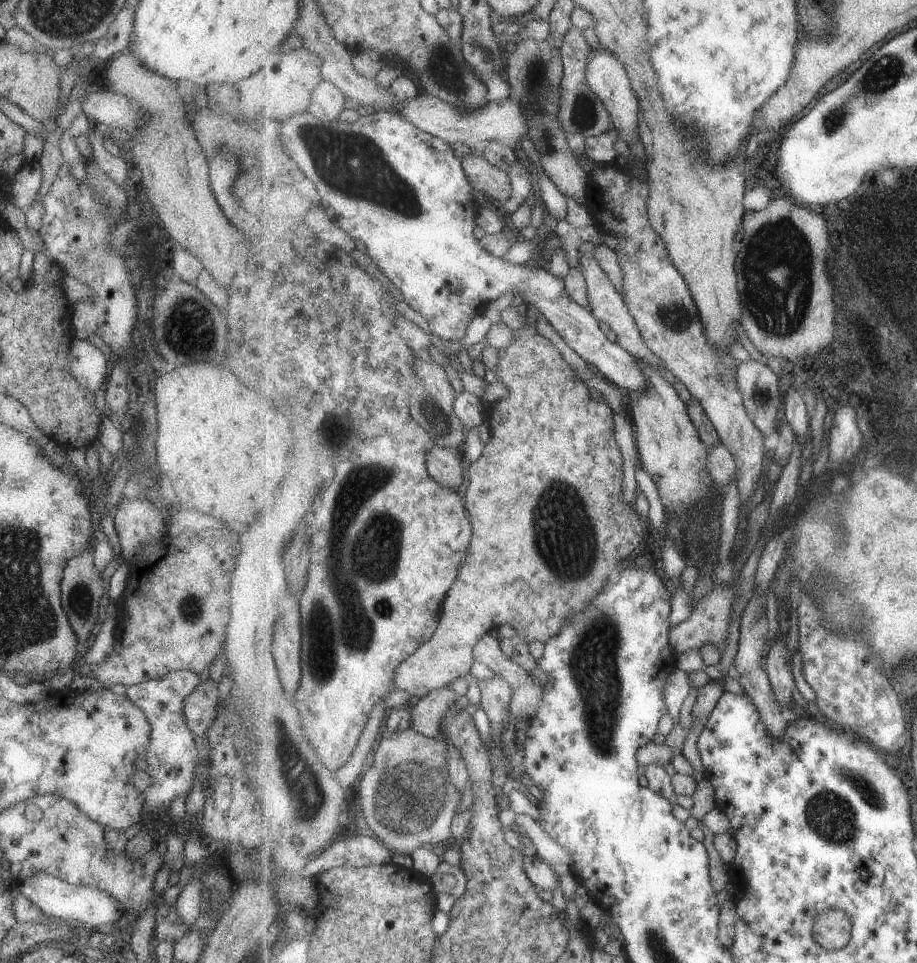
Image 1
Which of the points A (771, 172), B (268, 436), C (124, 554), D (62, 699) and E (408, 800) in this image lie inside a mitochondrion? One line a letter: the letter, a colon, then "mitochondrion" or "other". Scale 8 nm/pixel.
A: other
B: other
C: other
D: other
E: mitochondrion

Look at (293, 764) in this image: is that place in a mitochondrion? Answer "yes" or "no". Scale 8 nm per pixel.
yes

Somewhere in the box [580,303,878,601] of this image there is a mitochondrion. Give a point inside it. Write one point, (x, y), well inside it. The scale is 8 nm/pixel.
(760, 399)

